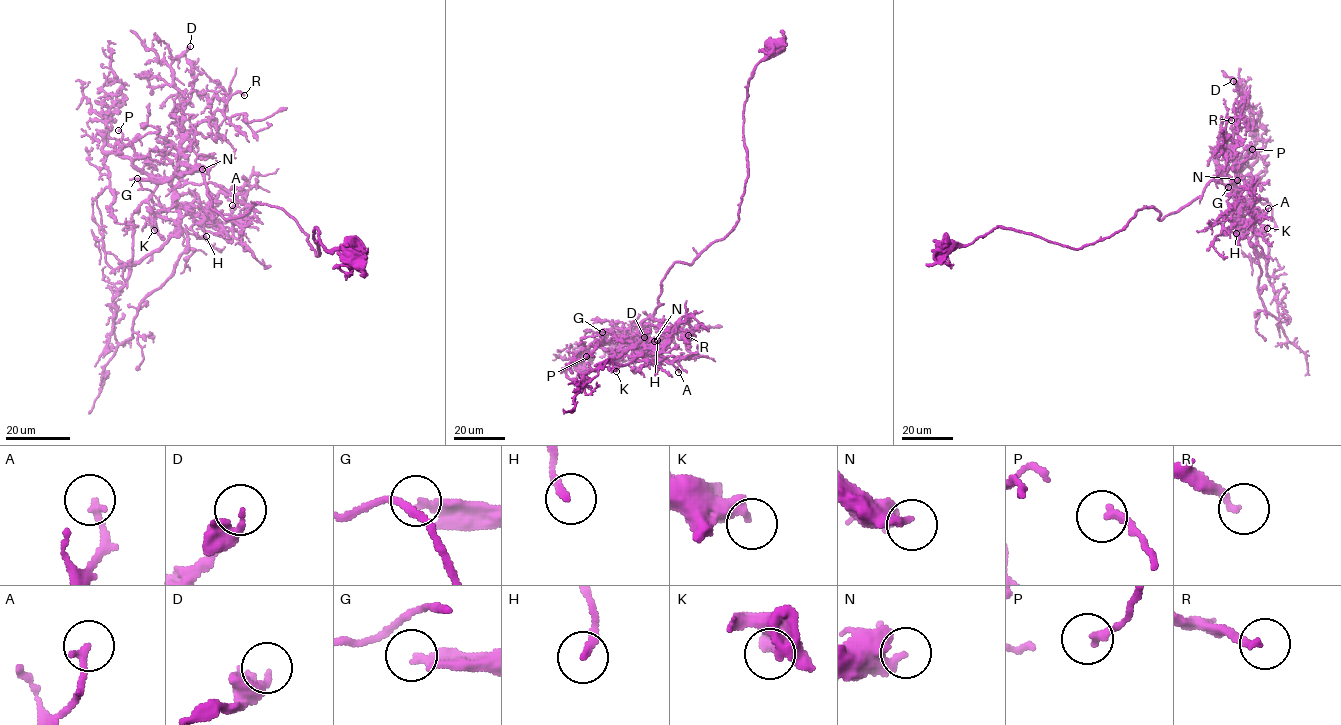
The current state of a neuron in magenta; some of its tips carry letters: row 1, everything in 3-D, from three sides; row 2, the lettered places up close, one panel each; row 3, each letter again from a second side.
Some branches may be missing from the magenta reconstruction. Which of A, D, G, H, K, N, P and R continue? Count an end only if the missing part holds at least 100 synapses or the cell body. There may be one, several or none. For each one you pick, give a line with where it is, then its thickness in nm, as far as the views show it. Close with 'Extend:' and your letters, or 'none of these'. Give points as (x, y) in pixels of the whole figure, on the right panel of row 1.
G: place (1228, 187); calibre 160 nm
Extend: G

